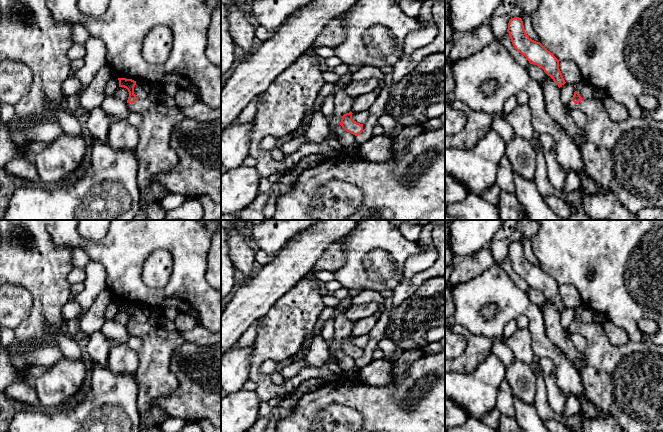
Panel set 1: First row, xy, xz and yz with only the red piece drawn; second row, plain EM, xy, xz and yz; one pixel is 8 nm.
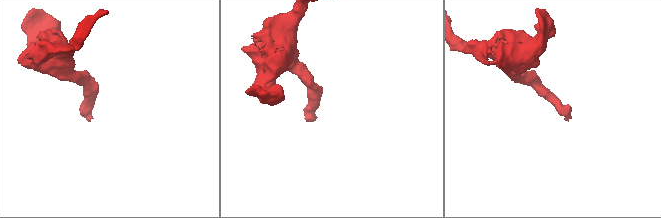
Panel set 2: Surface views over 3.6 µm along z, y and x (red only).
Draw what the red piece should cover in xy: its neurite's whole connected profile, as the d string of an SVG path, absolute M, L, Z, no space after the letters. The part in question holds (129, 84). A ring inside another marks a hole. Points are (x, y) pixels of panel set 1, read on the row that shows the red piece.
M118 78L119 87L129 92L127 107L129 111L142 116L142 123L138 127L139 142L135 148L138 162L137 184L140 191L155 183L158 174L168 173L178 165L179 157L170 145L171 133L185 118L200 122L211 122L221 118L221 107L211 108L196 101L193 105L180 108L166 108L159 102L152 104L146 99L138 99L134 94L136 81Z

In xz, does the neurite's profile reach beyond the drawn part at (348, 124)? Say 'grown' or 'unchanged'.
unchanged

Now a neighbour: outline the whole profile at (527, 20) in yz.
M529 15L523 16L522 21L523 21L525 32L529 36L529 38L531 38L532 40L534 40L536 42L540 42L540 39L539 39L537 33L535 32L533 25L532 25L531 16L529 16Z

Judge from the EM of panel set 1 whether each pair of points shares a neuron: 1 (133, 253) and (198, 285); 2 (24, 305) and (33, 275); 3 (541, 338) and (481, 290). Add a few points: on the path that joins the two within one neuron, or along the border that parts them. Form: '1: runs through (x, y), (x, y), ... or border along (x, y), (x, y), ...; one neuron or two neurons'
1: runs through (153, 243), (170, 243), (189, 262), (189, 265); one neuron
2: border along (10, 283), (23, 286), (29, 292), (30, 314); two neurons
3: runs through (535, 320), (519, 303), (513, 302), (499, 290); one neuron

